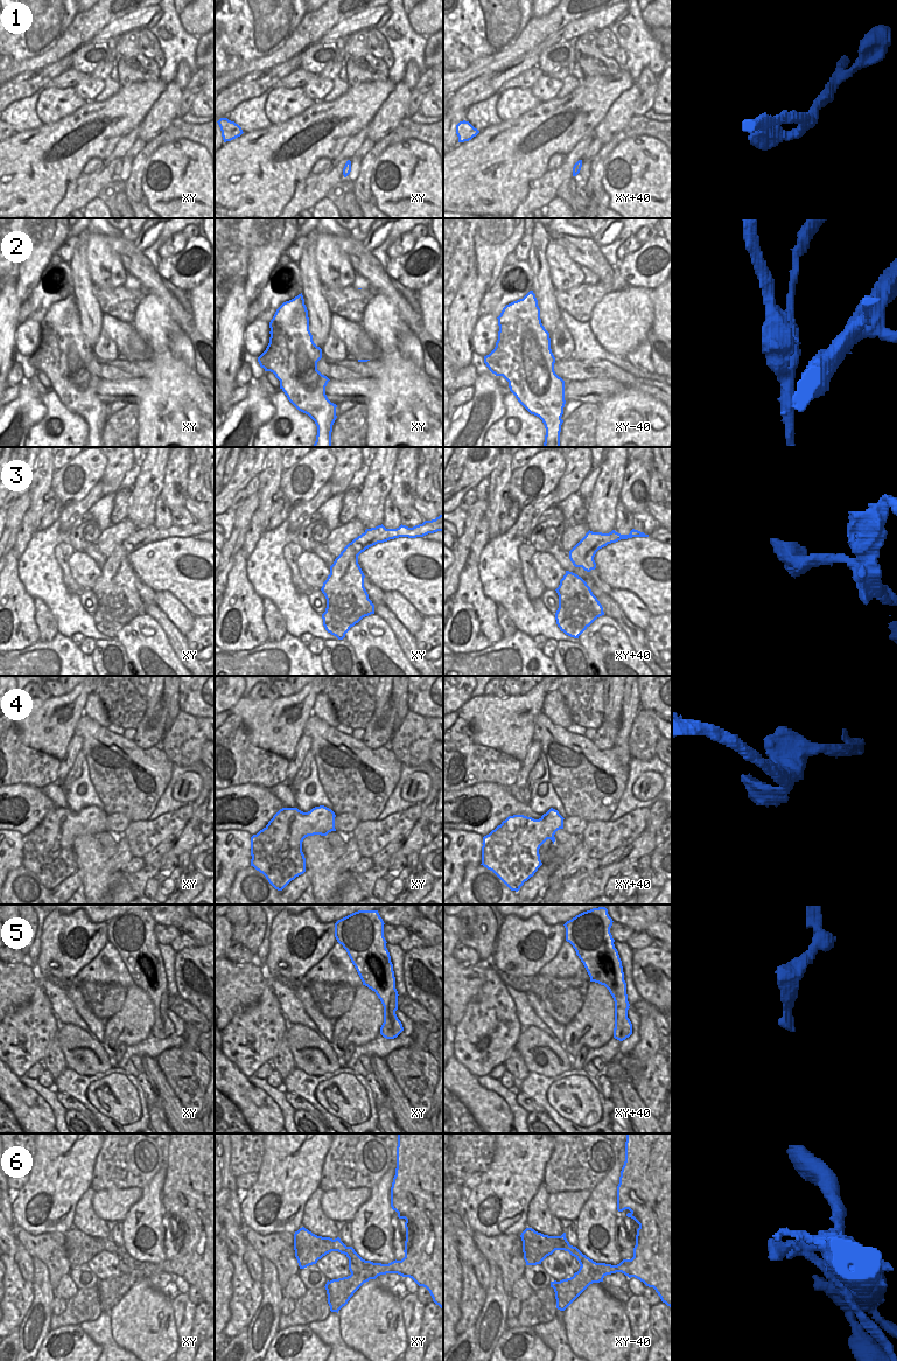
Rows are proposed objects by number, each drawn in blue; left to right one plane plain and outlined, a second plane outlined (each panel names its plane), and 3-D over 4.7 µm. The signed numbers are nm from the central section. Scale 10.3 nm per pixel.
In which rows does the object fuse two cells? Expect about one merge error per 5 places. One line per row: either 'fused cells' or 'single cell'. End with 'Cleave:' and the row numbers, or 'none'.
1: single cell
2: single cell
3: single cell
4: single cell
5: single cell
6: fused cells
Cleave: 6

